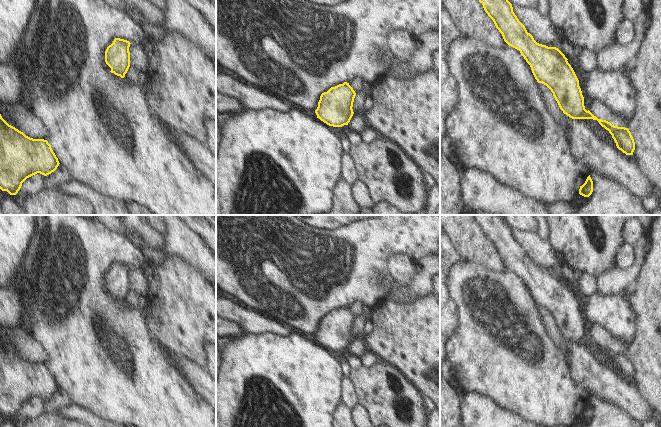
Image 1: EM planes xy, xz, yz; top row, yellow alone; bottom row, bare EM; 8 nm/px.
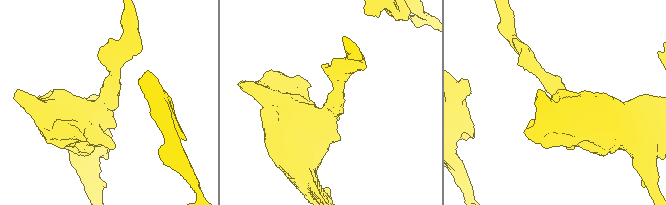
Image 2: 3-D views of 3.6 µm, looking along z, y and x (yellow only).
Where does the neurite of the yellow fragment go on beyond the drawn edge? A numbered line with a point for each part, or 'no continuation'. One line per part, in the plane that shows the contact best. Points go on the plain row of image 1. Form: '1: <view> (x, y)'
no continuation

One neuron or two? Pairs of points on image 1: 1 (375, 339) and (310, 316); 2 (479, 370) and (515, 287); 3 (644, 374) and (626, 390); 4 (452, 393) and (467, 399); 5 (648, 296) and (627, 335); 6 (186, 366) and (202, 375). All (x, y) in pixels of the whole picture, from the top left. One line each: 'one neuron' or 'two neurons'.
1: two neurons
2: one neuron
3: two neurons
4: two neurons
5: two neurons
6: one neuron

